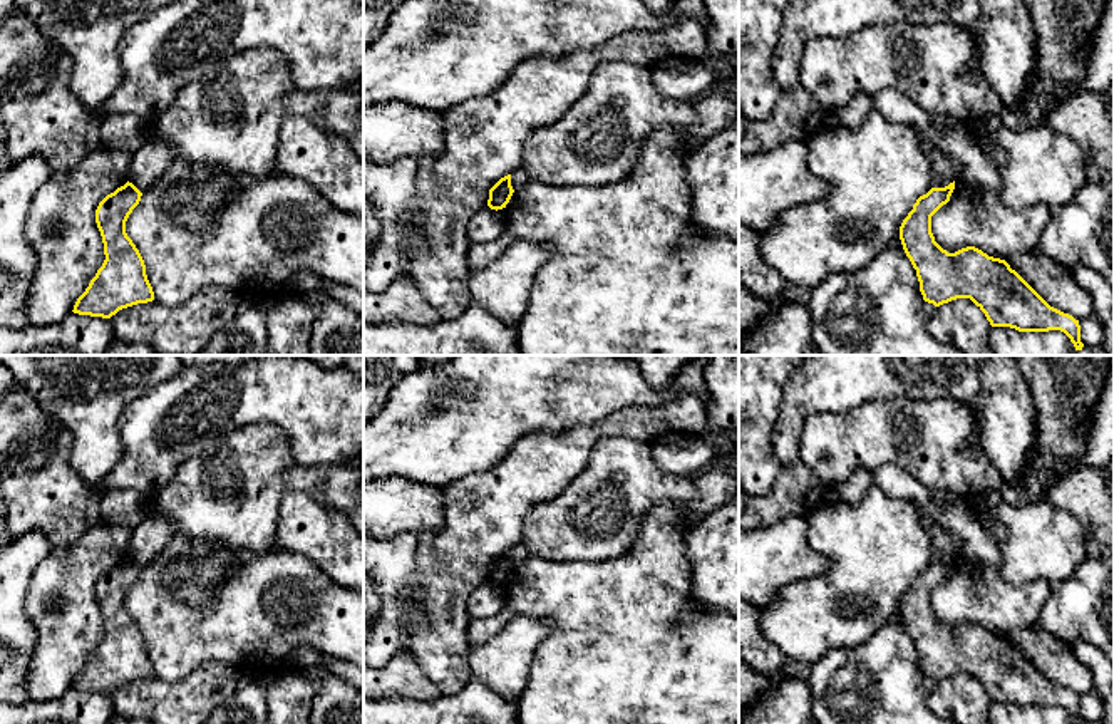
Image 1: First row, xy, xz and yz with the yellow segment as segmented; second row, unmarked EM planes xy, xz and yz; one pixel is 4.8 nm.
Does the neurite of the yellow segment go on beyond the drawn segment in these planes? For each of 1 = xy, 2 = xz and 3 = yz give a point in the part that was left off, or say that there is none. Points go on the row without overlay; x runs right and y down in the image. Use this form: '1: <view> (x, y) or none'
1: none
2: none
3: none

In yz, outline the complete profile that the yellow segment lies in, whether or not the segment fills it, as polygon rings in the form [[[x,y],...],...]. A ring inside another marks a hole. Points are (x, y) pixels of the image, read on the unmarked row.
[[[955,556],[945,563],[931,563],[920,571],[900,602],[900,615],[920,657],[923,675],[940,682],[957,674],[970,674],[992,702],[1010,702],[1019,707],[1064,707],[1075,724],[1082,724],[1080,701],[1072,690],[1050,682],[1005,635],[988,632],[975,622],[955,628],[943,625],[931,608],[931,592],[950,577]]]

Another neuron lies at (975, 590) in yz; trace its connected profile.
[[[955,555],[950,577],[931,592],[931,608],[948,628],[975,622],[1005,635],[1013,628],[1037,625],[1049,593],[1047,580],[1013,585],[995,565]]]

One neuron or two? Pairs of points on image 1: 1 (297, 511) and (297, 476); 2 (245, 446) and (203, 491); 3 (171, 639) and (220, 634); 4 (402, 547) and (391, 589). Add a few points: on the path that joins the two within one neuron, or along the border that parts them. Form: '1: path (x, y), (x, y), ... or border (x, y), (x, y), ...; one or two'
1: border (332, 510), (307, 495), (288, 493), (277, 525); two
2: path (237, 458), (215, 480); one
3: path (183, 639), (208, 634); one
4: path (396, 557), (394, 579); one

